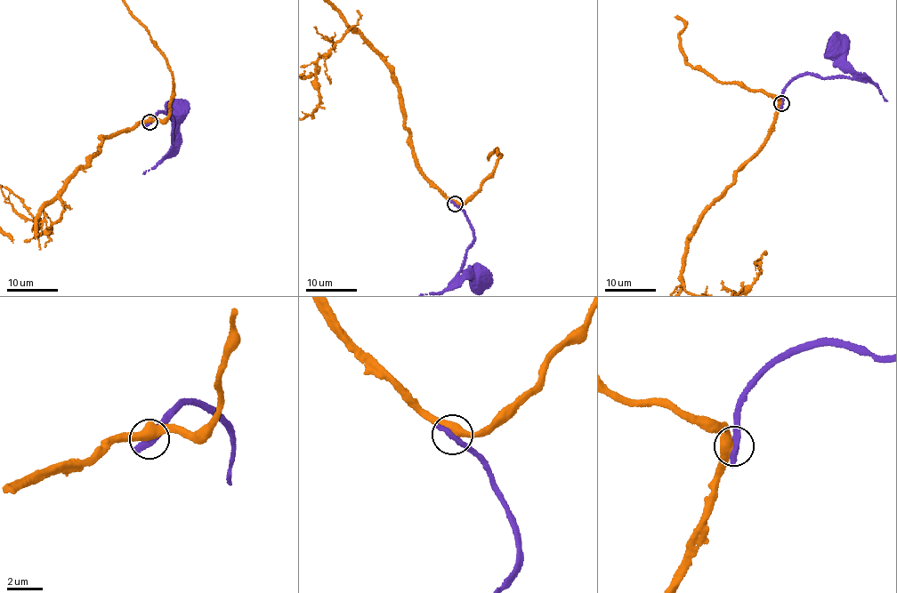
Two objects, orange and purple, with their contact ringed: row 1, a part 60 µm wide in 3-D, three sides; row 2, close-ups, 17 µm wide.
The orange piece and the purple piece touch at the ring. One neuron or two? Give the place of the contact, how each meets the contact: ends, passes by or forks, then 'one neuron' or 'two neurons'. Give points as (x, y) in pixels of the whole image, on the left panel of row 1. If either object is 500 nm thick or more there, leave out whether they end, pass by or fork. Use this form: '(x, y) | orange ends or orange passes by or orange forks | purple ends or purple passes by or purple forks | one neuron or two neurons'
(149, 122) | two neurons

